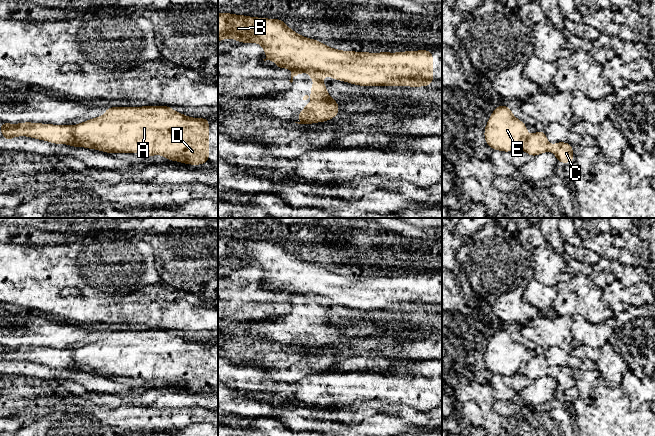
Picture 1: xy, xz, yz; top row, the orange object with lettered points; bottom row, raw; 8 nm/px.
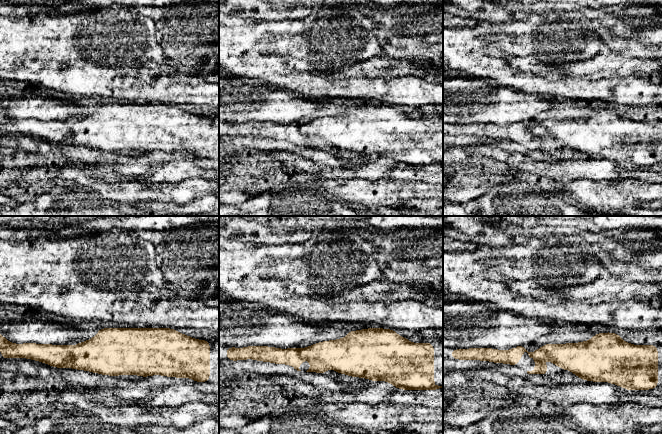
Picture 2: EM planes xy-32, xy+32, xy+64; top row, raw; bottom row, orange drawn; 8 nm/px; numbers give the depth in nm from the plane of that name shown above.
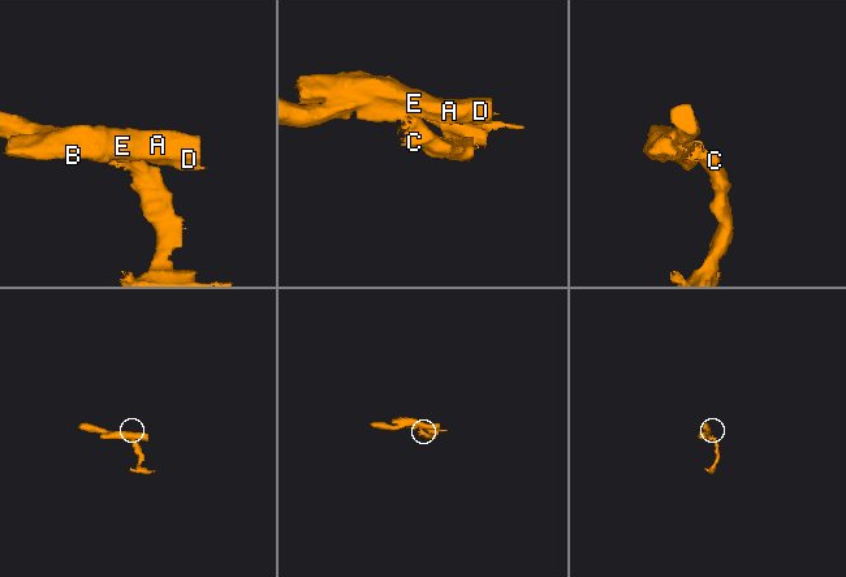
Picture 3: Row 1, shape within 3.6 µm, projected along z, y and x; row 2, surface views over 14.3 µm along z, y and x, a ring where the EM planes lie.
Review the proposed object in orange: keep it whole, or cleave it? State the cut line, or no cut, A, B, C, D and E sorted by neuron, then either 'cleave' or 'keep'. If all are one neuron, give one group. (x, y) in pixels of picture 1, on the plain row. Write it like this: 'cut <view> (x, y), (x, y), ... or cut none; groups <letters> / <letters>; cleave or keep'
cut xy (71, 350), (73, 362), (77, 366), (89, 366), (96, 373); groups A B D E / C; cleave

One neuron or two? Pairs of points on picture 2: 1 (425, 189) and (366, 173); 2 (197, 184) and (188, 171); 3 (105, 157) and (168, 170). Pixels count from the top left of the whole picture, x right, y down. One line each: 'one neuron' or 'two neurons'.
1: two neurons
2: two neurons
3: one neuron

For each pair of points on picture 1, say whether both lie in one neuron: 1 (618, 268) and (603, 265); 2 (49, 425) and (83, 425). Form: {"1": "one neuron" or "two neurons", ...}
{"1": "one neuron", "2": "one neuron"}

